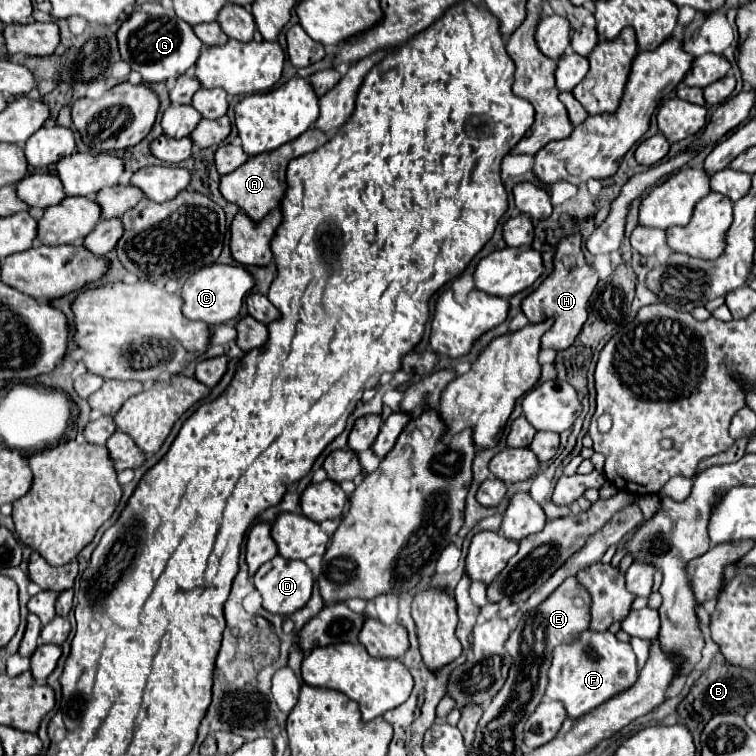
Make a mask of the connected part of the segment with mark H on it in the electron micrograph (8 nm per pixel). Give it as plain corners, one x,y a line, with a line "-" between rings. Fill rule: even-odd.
581,235
565,237
555,253
555,269
553,273
537,287
537,291
523,299
523,313
527,315
529,323
541,323
541,319
553,319
553,327
541,337
543,349
563,351
573,345
575,337
579,335
583,323
587,321
587,303
597,287
597,273
585,263
581,251

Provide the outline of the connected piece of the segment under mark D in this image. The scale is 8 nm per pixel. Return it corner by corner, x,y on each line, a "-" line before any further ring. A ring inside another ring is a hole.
281,555
263,563
257,569
257,573
253,575
253,583
263,597
263,607
269,613
277,613
277,615
291,615
291,613
299,611
301,607
305,607
305,603
309,601
311,591
313,591
311,569
303,561
285,561

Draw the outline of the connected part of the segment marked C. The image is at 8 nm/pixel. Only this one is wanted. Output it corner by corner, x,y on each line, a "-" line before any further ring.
219,263
209,265
205,269
199,269
185,281
181,291
181,297
185,301
183,313
187,319
205,321
209,325
227,323
229,319
239,315
243,297
253,289
253,285
255,285
253,275
241,265
219,265

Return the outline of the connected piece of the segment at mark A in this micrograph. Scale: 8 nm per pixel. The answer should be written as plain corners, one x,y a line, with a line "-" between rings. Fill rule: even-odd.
311,127
311,129
307,129
305,135
297,137
295,141
289,141
289,143
281,145
281,149
275,149
273,153
261,153
257,157
251,157
247,163
243,163
233,173
221,177
221,195
227,201
239,205
249,217
253,217
253,221
261,221
269,211
279,207
279,203
285,195
285,189
287,189
285,171
287,171
289,161
293,157
301,157
309,151
315,151
317,147
325,145
325,141
329,141
329,135

